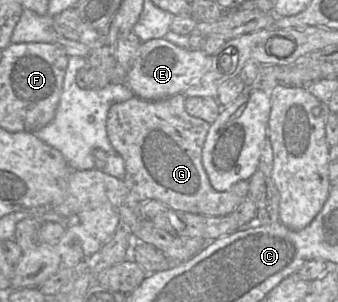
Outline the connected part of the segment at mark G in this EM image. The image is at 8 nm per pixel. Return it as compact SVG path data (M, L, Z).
M177 94L150 101L133 96L127 101L110 107L106 131L114 150L124 159L126 172L123 181L137 202L153 199L177 211L206 216L229 215L247 197L249 182L248 180L239 181L230 190L224 192L218 192L212 187L202 164L202 150L211 124L187 113L186 98L183 94Z

